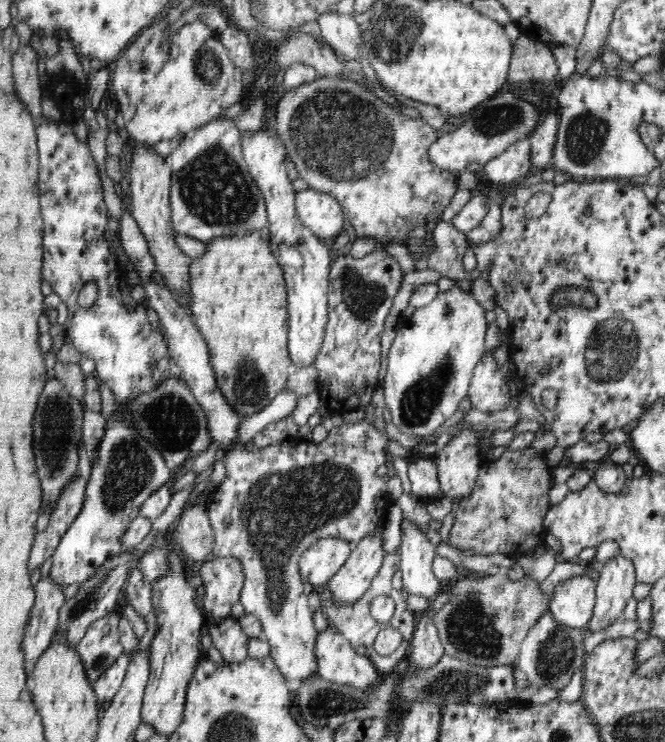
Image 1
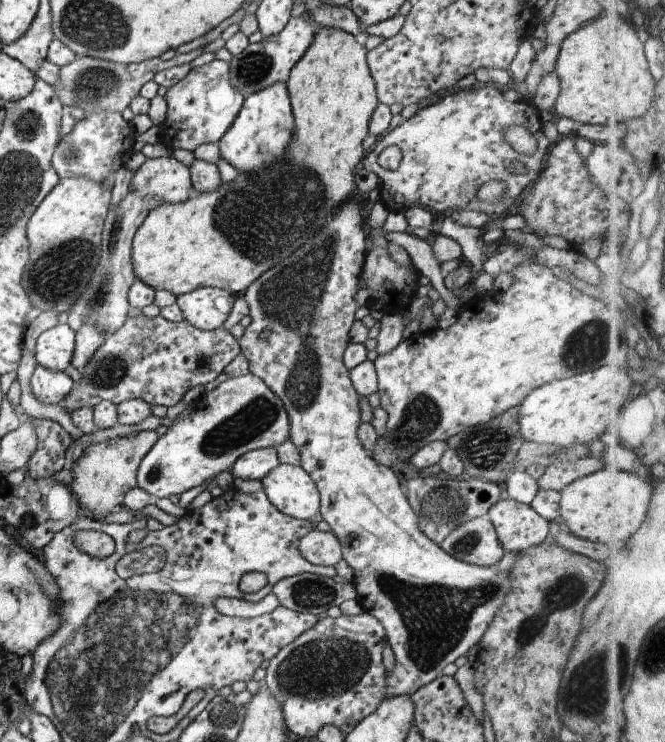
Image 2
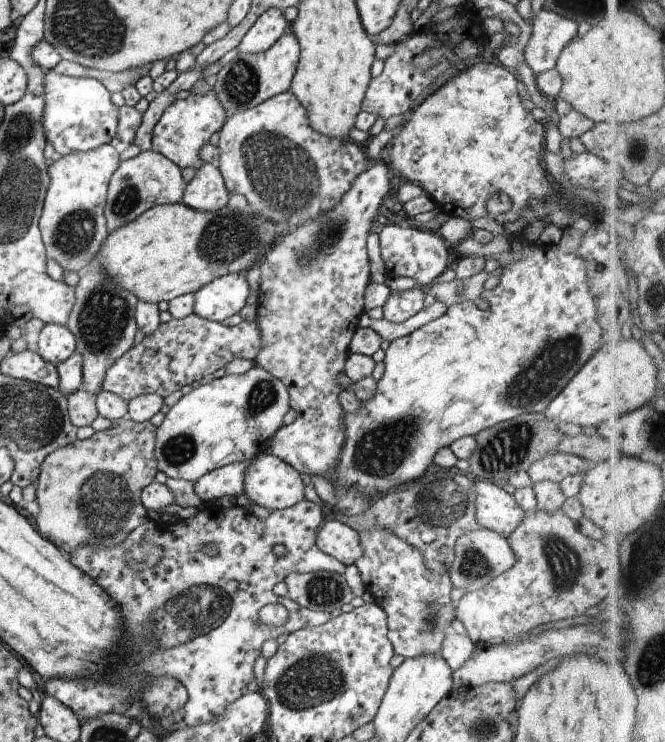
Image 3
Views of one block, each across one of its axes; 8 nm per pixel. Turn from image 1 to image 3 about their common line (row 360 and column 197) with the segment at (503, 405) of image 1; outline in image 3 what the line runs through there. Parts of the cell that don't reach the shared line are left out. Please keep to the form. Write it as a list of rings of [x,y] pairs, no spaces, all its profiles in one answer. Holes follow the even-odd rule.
[[[258,456],[239,463],[232,463],[203,474],[194,481],[196,496],[206,504],[215,504],[221,496],[238,496],[244,493],[246,469],[257,458]]]

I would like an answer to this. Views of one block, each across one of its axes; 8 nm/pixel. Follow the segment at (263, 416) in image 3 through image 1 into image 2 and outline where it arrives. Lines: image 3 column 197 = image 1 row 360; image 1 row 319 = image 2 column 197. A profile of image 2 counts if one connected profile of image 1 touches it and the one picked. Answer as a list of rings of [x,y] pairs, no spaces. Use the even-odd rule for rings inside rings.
[[[252,373],[228,378],[210,393],[192,402],[190,408],[192,413],[183,419],[175,420],[167,432],[158,438],[150,452],[146,453],[138,467],[138,487],[146,490],[154,499],[178,496],[204,484],[220,472],[230,470],[243,454],[254,449],[276,448],[289,440],[290,421],[282,401],[261,378]]]

